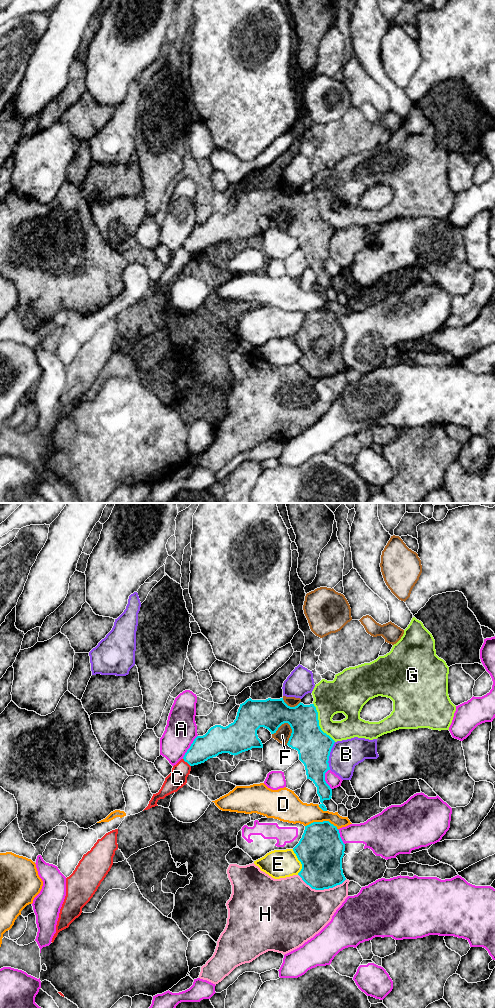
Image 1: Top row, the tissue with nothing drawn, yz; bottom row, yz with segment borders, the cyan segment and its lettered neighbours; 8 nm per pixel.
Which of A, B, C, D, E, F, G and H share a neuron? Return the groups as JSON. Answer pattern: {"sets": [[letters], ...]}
{"sets": [["A", "F"], ["B"], ["C"], ["D"], ["E"], ["G"], ["H"]]}

